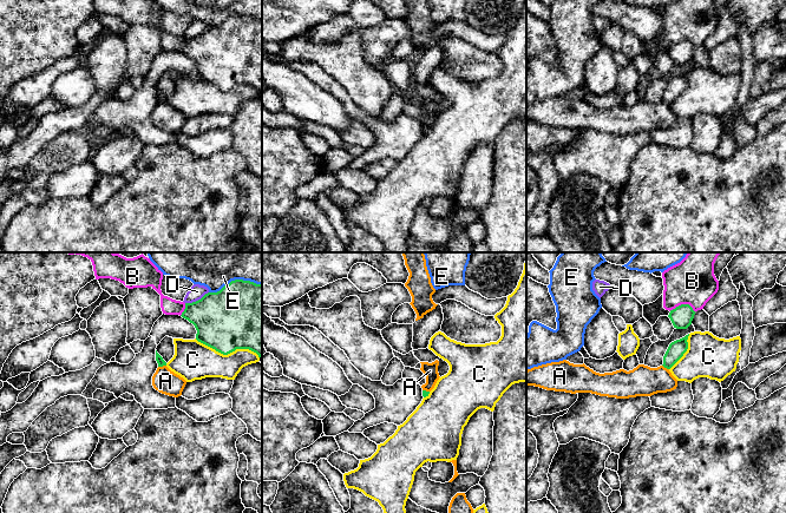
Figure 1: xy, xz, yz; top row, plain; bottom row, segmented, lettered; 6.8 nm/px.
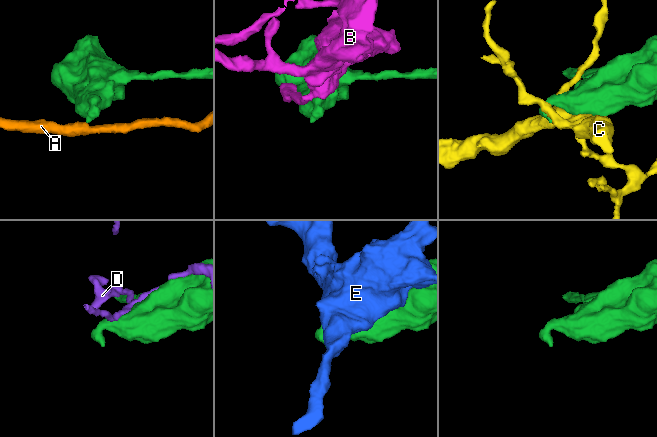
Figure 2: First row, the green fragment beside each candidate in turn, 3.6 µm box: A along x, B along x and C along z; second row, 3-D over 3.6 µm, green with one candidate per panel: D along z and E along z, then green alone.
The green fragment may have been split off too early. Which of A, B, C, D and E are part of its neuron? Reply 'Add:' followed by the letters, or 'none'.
Add: none

